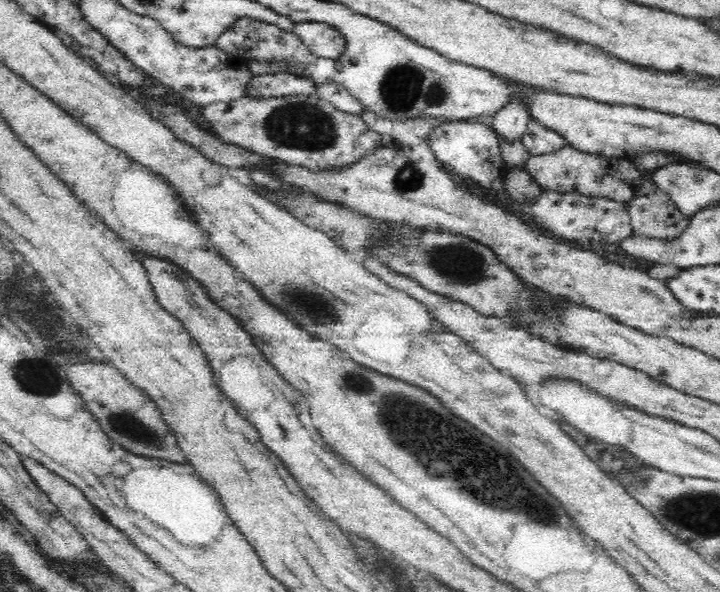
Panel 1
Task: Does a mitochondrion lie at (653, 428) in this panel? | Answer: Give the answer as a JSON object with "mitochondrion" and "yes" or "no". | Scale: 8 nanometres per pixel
{"mitochondrion":"no"}

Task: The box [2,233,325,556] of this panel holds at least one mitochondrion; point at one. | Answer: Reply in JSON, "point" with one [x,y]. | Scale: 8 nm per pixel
{"point":[39,376]}

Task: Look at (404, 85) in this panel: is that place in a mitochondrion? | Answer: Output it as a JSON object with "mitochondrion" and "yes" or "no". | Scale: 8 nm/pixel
{"mitochondrion":"yes"}

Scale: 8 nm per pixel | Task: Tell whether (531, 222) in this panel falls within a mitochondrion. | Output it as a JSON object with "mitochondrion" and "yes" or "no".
{"mitochondrion":"no"}

